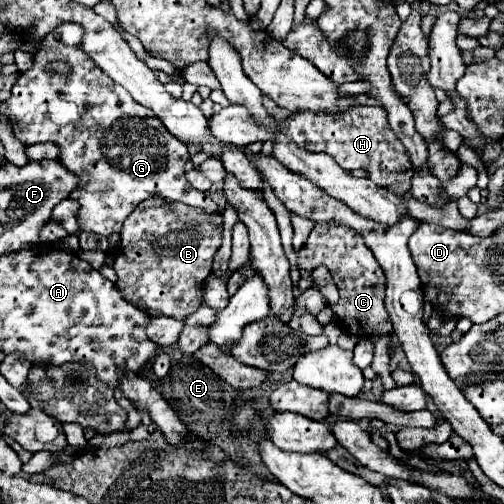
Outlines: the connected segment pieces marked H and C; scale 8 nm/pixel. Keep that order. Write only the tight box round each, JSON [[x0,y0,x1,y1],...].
[[279,105,413,187],[297,223,393,337]]

